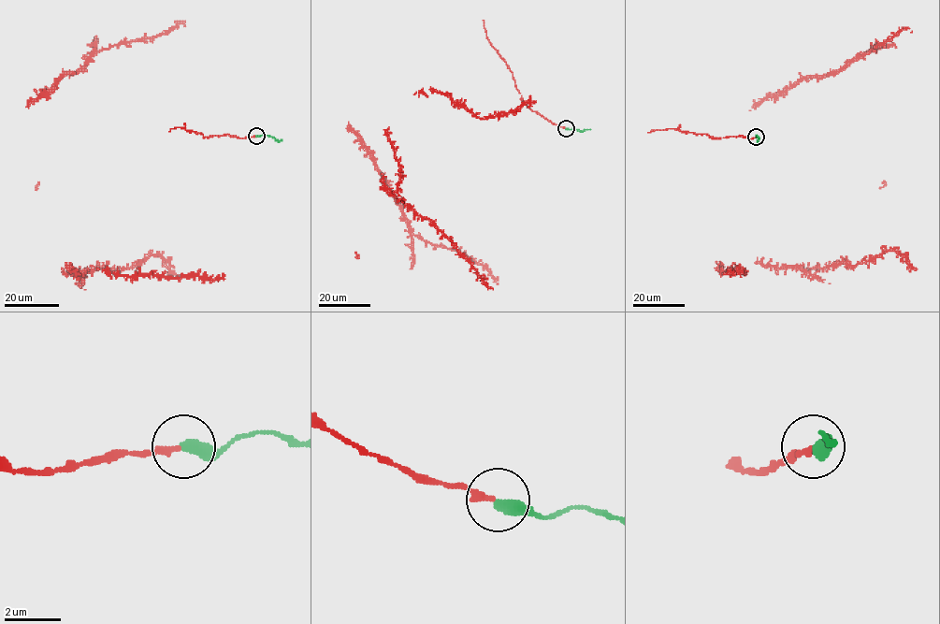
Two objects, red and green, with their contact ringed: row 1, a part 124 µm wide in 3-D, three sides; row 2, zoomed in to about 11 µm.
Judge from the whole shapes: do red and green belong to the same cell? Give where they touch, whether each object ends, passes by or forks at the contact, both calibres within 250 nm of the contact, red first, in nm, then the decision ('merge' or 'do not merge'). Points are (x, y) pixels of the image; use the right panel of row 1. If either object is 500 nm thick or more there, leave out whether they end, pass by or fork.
place (756, 137); red ends; green ends; calibres 240 and 420 nm; do not merge

